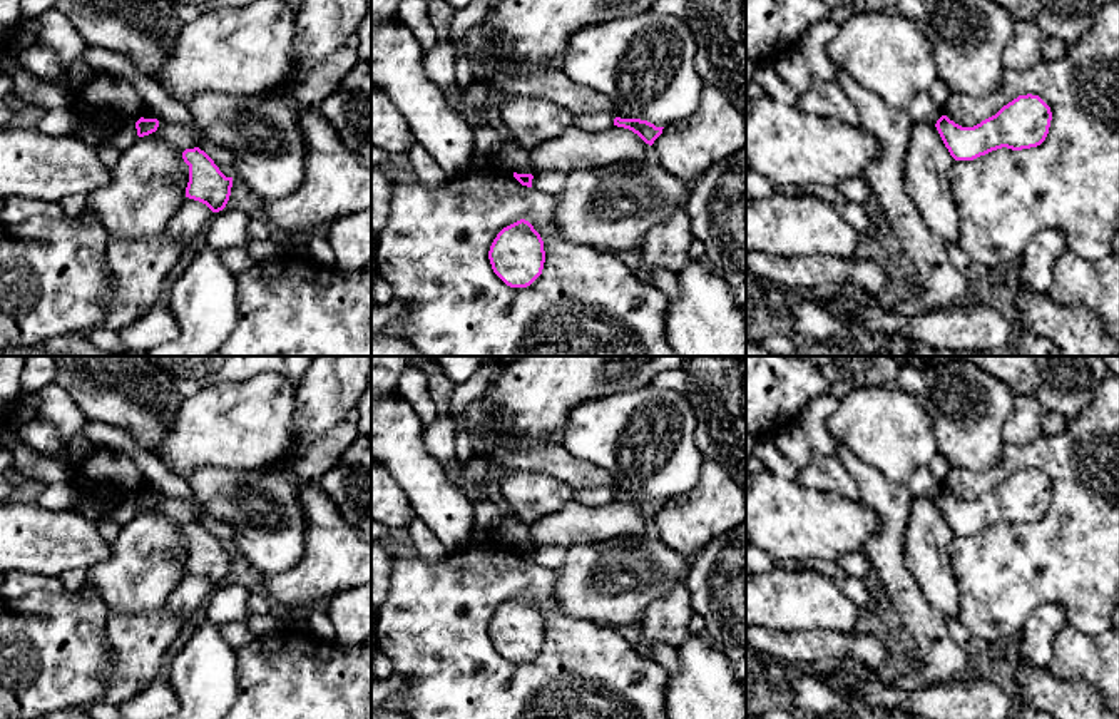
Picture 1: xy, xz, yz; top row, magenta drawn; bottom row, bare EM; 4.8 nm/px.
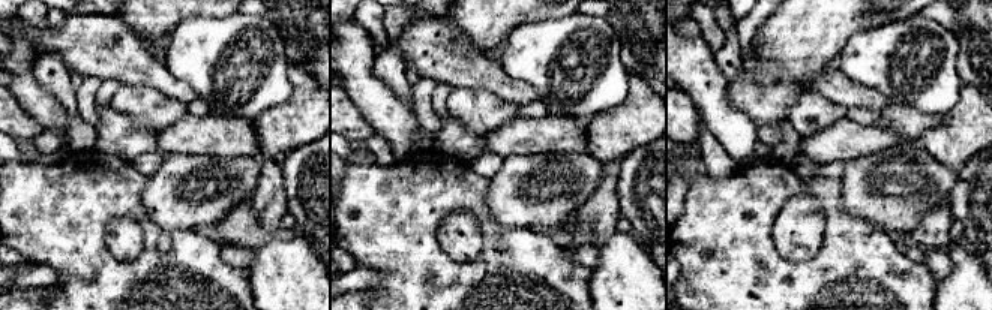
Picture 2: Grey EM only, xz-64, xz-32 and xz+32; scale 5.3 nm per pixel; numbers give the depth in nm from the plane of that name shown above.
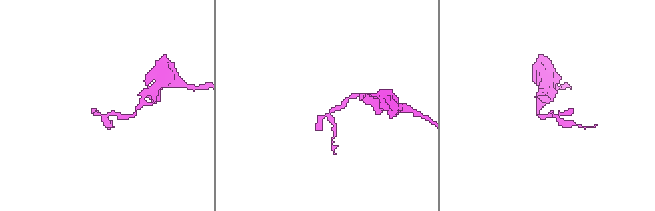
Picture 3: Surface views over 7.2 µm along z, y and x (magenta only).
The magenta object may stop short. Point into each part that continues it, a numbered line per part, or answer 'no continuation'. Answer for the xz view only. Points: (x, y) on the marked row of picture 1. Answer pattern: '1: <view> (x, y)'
no continuation

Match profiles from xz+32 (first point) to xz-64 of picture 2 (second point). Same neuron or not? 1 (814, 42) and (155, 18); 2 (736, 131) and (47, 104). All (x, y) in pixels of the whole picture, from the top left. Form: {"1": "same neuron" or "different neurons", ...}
{"1": "same neuron", "2": "same neuron"}

